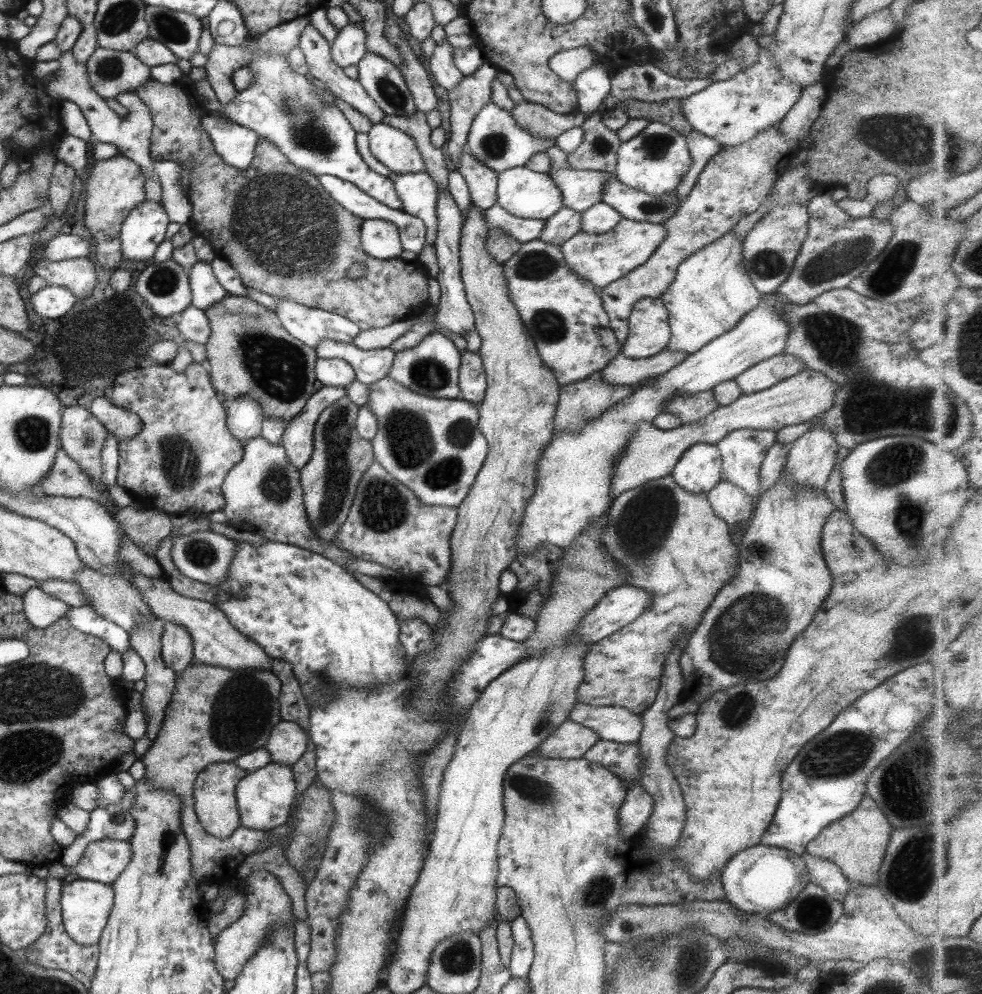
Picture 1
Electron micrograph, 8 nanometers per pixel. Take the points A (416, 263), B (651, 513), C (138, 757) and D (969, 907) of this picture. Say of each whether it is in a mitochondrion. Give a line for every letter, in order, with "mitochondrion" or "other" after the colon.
A: other
B: mitochondrion
C: other
D: other

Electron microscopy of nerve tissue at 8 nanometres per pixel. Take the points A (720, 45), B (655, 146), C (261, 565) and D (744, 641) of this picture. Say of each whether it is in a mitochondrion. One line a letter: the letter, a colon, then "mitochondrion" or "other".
A: other
B: mitochondrion
C: other
D: mitochondrion

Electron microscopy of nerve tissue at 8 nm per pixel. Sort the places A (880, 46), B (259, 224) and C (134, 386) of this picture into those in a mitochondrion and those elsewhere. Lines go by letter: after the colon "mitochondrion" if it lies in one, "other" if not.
A: other
B: mitochondrion
C: other

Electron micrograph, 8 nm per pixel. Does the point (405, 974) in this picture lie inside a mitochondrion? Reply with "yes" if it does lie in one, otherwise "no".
no

